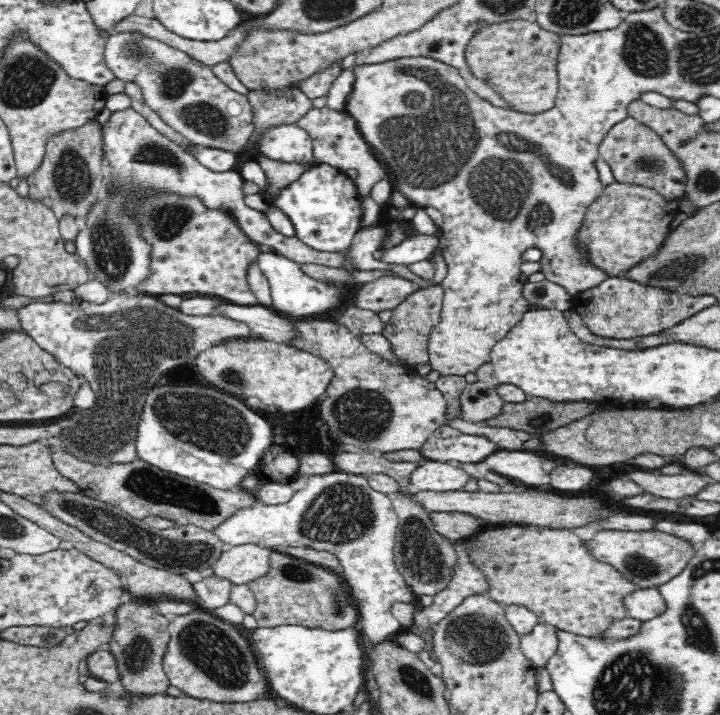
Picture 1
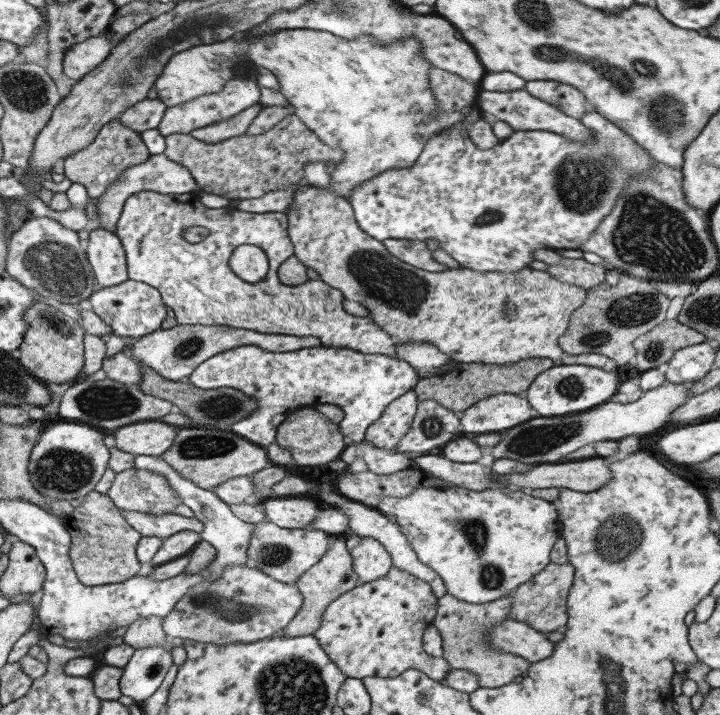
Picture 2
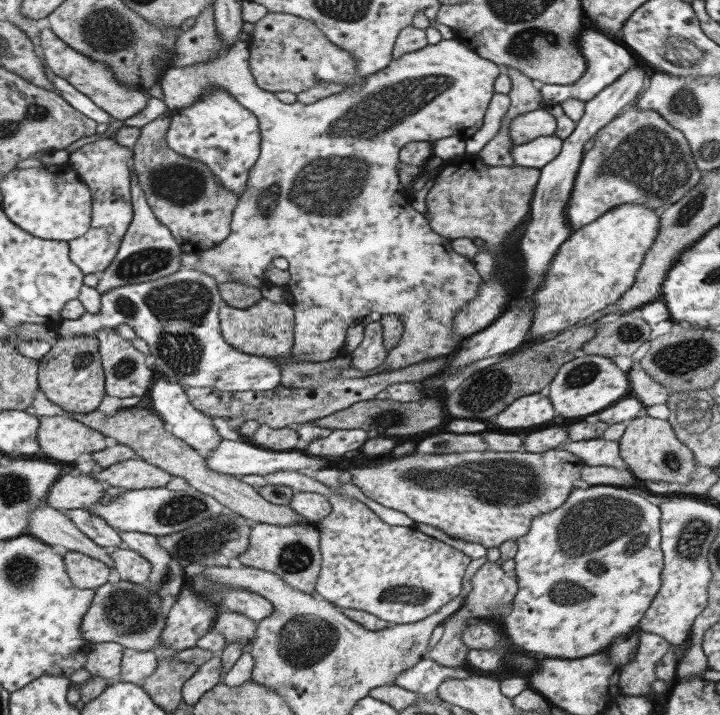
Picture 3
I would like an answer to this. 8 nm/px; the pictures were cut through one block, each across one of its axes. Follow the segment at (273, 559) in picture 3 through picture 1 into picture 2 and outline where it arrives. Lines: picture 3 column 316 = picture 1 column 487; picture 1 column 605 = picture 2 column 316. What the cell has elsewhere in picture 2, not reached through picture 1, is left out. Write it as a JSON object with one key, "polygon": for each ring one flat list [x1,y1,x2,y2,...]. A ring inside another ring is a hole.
{"polygon":[[343,535,330,536,330,542,322,558,313,564,305,573,293,582,296,590,303,596,303,603,297,609,295,616,275,636,296,638,313,635,321,622,326,606,340,594,351,590,357,584,357,576,352,570,352,557,345,547]]}

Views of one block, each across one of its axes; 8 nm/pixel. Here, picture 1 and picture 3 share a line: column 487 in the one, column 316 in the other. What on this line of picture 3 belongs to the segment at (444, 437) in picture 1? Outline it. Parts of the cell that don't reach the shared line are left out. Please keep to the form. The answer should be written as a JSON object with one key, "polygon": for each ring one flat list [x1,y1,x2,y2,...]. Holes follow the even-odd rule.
{"polygon":[[332,429,327,431,323,437,309,441,301,452,305,456,338,459,358,452,367,439,366,432,361,429]]}

